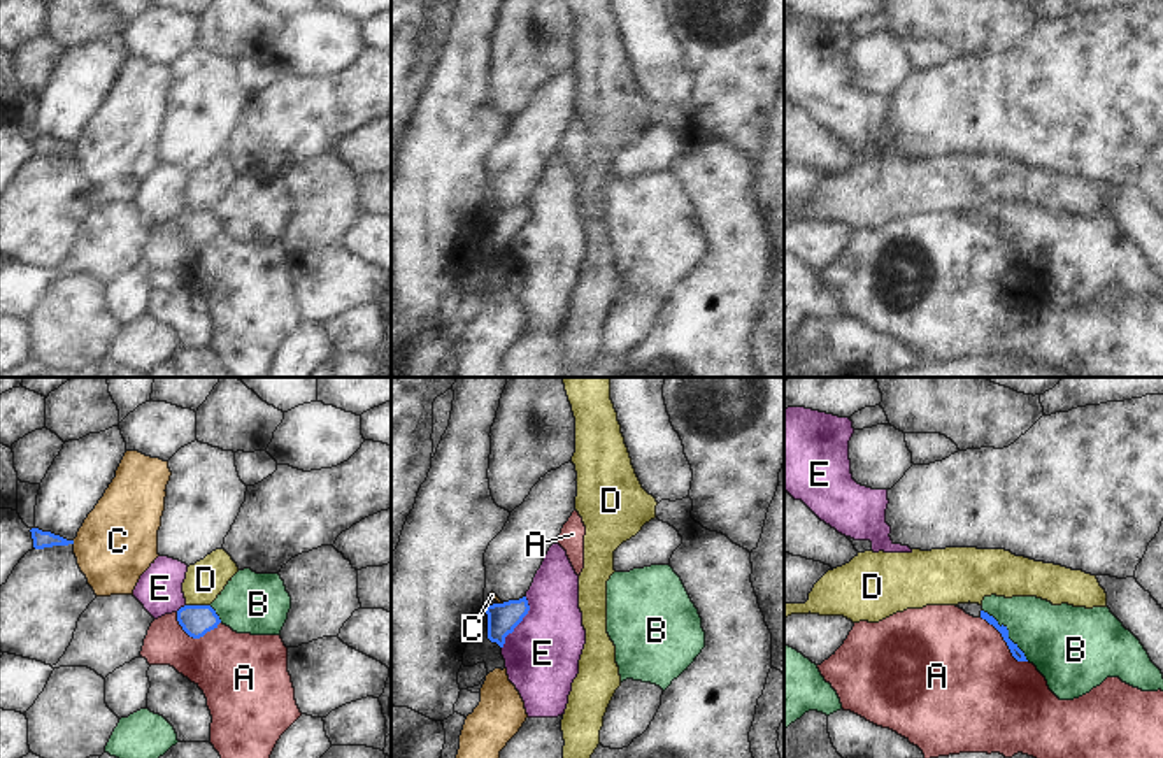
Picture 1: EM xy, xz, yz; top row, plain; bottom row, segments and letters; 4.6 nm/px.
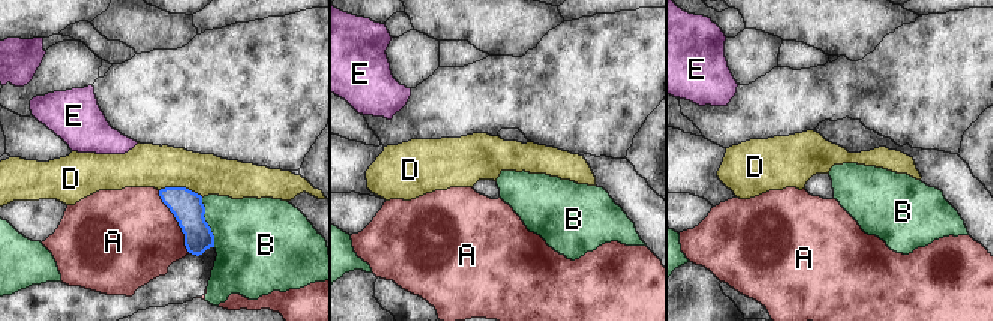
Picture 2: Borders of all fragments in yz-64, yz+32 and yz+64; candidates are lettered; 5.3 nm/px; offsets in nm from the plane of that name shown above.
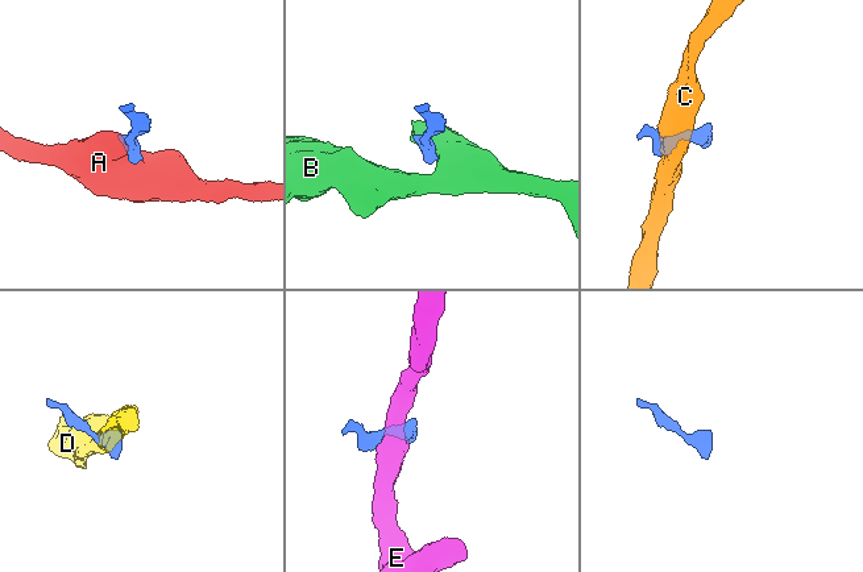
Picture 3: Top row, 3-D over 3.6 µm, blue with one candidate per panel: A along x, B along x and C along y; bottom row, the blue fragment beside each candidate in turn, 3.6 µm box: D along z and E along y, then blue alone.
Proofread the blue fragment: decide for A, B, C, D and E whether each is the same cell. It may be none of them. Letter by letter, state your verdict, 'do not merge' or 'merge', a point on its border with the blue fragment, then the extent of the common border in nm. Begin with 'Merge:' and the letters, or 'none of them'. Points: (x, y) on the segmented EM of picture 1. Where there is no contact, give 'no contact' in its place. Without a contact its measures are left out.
Merge: none of them
A: do not merge; contact yz (1006, 641); length 300 nm
B: do not merge; contact yz (1007, 634); length 320 nm
C: do not merge; contact xz (500, 604); length 30 nm
D: do not merge; contact xy (199, 606); length 110 nm
E: do not merge; contact xz (520, 622); length 260 nm

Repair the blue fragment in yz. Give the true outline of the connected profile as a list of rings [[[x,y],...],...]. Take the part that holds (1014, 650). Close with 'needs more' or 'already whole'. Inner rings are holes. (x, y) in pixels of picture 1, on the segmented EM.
[[[958,604],[956,607],[963,609],[967,614],[974,616],[974,618],[982,618],[986,619],[989,625],[993,625],[1003,637],[1003,640],[1007,642],[1012,656],[1017,660],[1017,661],[1028,661],[1024,653],[1017,647],[1017,644],[1014,644],[1010,639],[1009,639],[1009,630],[1007,626],[1000,626],[998,621],[989,616],[988,612],[982,611],[982,605],[979,604]]]; needs more

